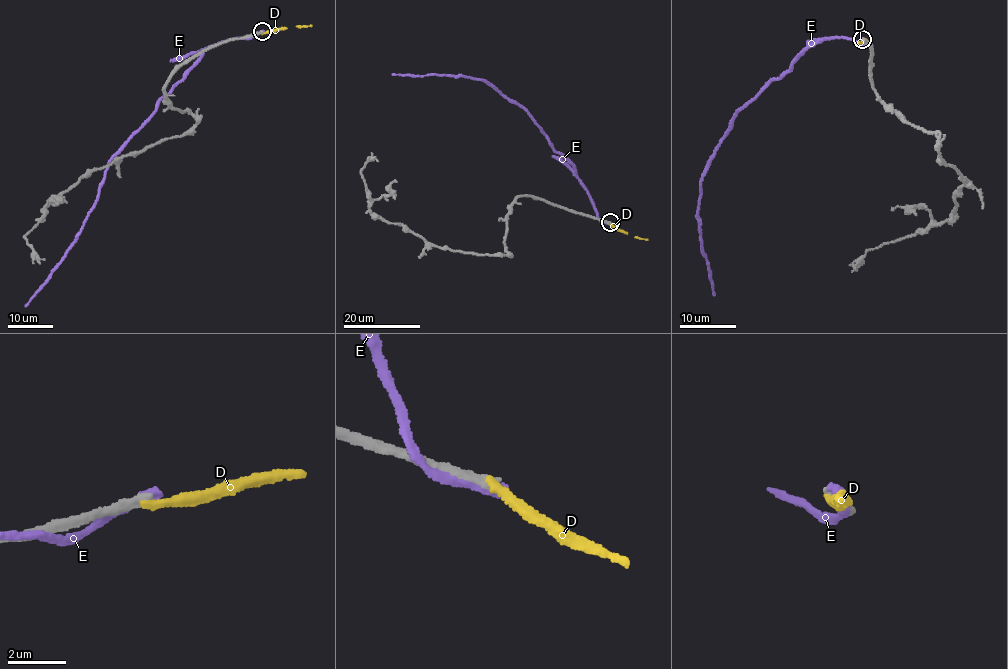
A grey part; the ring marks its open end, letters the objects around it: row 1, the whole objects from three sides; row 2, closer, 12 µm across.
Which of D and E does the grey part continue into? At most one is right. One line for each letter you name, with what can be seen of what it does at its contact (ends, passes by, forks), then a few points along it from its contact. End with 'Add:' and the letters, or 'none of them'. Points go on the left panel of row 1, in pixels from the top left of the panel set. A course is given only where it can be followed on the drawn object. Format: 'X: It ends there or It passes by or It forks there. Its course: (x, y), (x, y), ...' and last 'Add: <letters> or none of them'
Add: none of them

